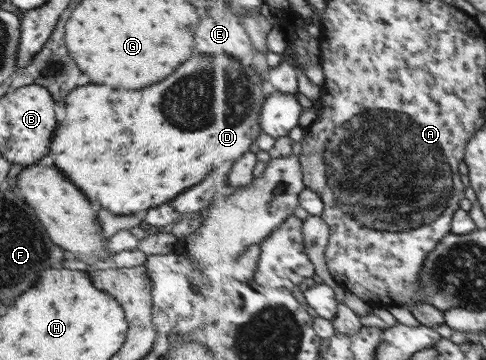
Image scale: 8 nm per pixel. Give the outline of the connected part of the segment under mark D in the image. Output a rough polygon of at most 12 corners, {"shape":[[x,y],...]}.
{"shape":[[193,55],[147,89],[69,91],[47,155],[115,215],[233,167],[253,67]]}

